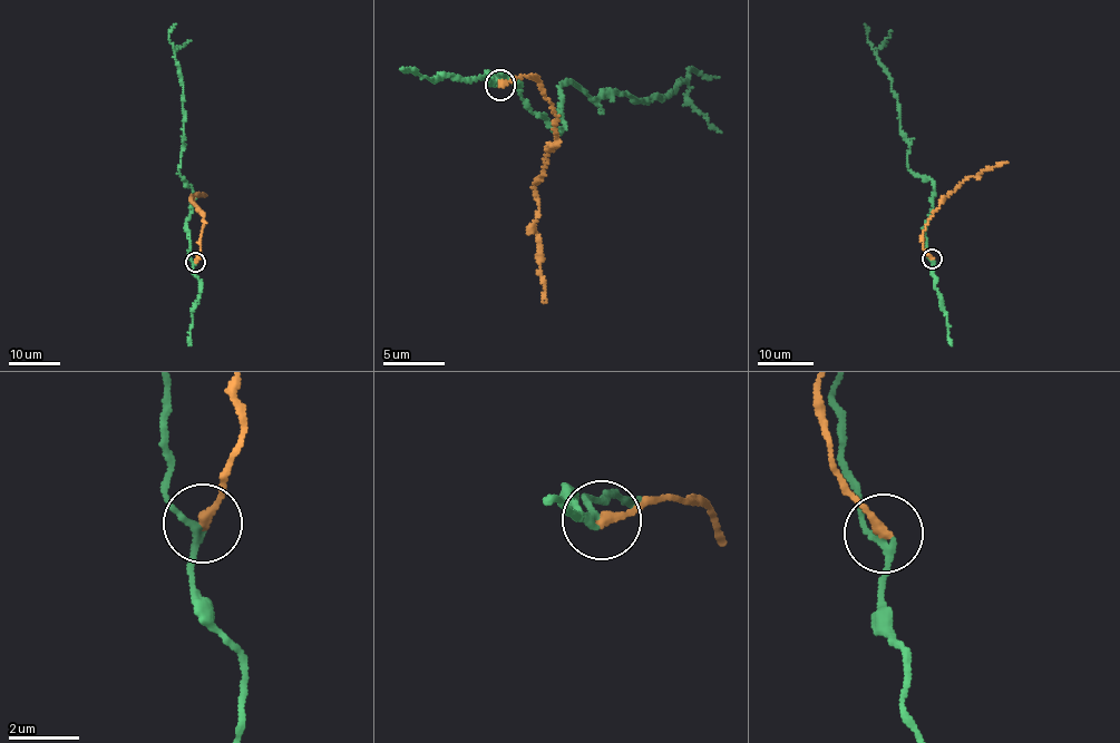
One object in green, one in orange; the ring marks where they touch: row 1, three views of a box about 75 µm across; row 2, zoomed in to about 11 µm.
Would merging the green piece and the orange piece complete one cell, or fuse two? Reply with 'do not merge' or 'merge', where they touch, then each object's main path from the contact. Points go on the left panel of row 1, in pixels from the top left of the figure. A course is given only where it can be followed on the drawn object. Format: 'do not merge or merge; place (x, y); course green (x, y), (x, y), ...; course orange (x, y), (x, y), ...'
merge; place (195, 262); course green (195, 263), (190, 257), (185, 225), (194, 193), (178, 172), (185, 118), (169, 39), (169, 30), (176, 23); course orange (195, 263), (201, 248), (204, 222), (190, 198), (204, 195)

